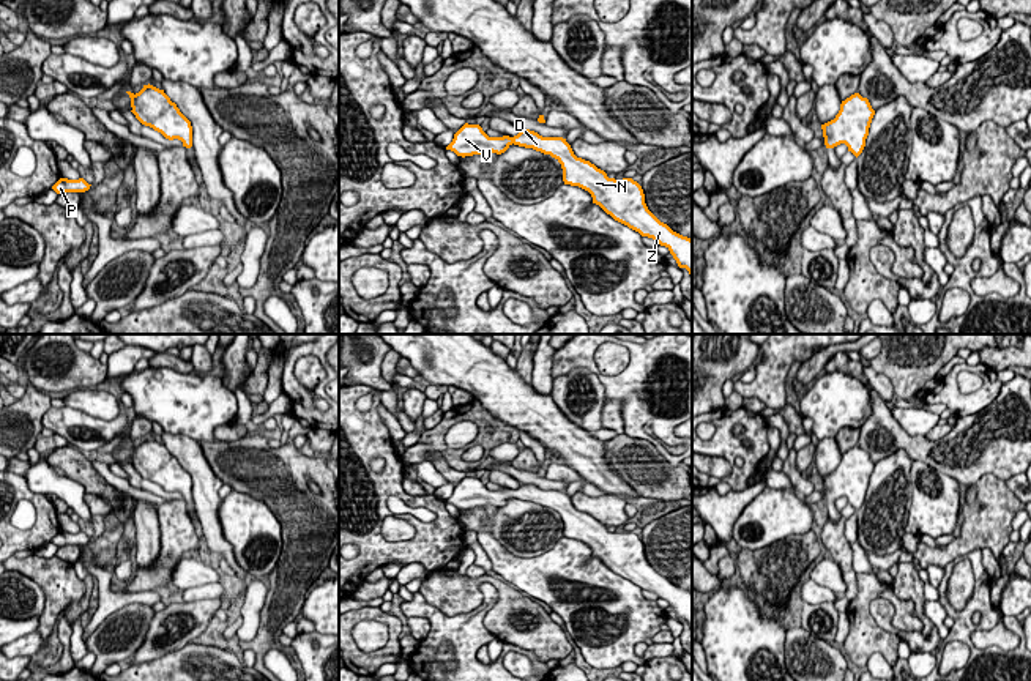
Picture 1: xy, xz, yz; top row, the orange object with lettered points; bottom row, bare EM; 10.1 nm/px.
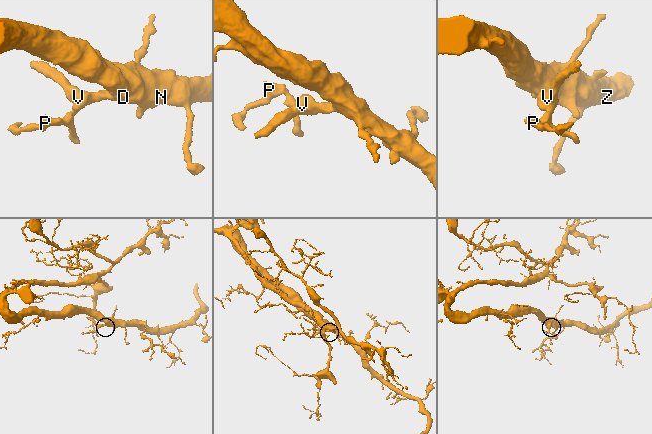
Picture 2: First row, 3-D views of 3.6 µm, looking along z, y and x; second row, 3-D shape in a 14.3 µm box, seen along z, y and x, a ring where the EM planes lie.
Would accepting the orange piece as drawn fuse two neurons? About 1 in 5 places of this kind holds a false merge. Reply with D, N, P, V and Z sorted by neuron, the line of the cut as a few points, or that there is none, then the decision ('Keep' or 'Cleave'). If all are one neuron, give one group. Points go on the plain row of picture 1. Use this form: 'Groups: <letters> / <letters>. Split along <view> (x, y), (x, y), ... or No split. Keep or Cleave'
Groups: D N P V Z. No split. Keep

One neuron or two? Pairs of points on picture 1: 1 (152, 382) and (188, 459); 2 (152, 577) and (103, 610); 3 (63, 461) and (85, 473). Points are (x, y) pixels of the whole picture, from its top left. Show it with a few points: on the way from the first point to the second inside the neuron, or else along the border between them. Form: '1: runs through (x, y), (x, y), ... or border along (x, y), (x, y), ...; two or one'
1: border along (164, 429), (188, 435), (199, 443); two
2: border along (112, 588), (122, 593), (152, 591); two
3: runs through (68, 461), (81, 470); one

